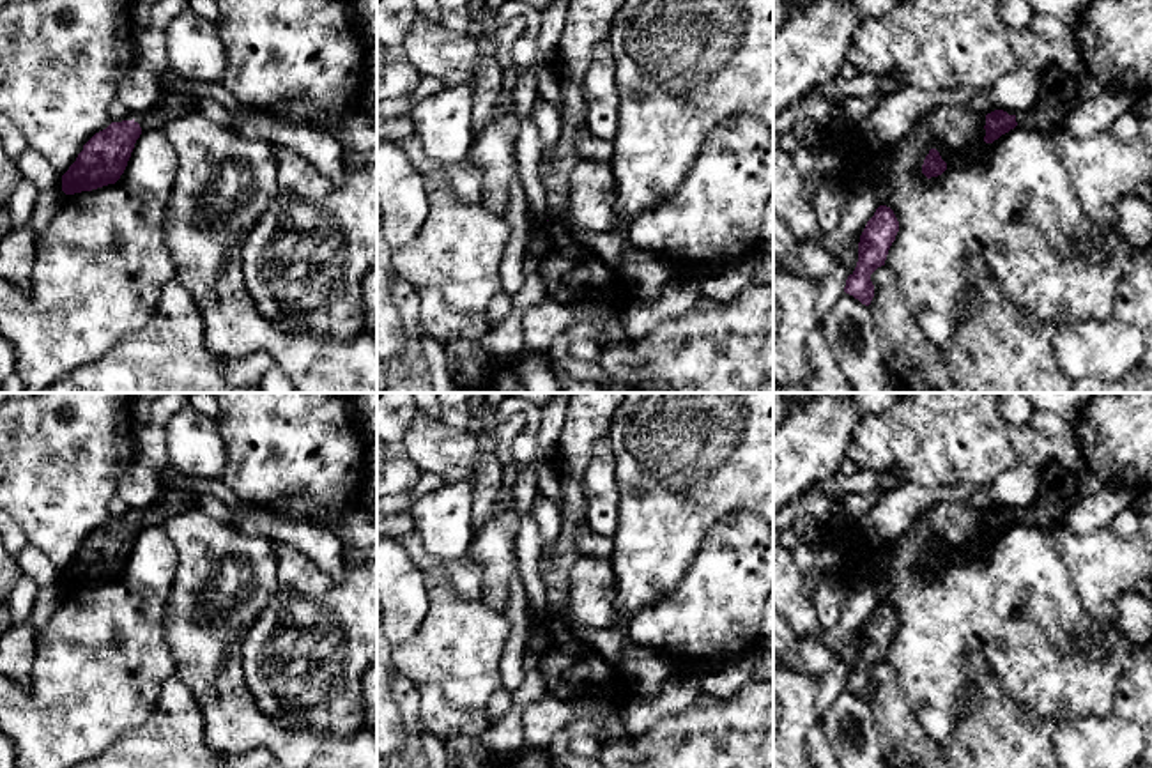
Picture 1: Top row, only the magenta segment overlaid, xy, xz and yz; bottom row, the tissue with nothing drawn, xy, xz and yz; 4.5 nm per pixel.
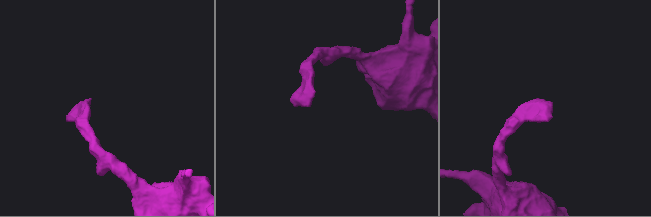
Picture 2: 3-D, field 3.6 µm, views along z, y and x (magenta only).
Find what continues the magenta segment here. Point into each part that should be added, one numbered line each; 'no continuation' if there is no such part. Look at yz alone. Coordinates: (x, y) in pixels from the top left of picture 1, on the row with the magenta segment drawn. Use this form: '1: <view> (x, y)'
1: yz (1057, 87)

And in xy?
1: xy (170, 105)

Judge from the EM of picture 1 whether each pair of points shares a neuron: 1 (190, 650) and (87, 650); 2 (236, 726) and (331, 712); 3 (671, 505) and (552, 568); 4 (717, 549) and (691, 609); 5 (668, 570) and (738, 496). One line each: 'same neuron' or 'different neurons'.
1: different neurons
2: different neurons
3: different neurons
4: same neuron
5: same neuron

